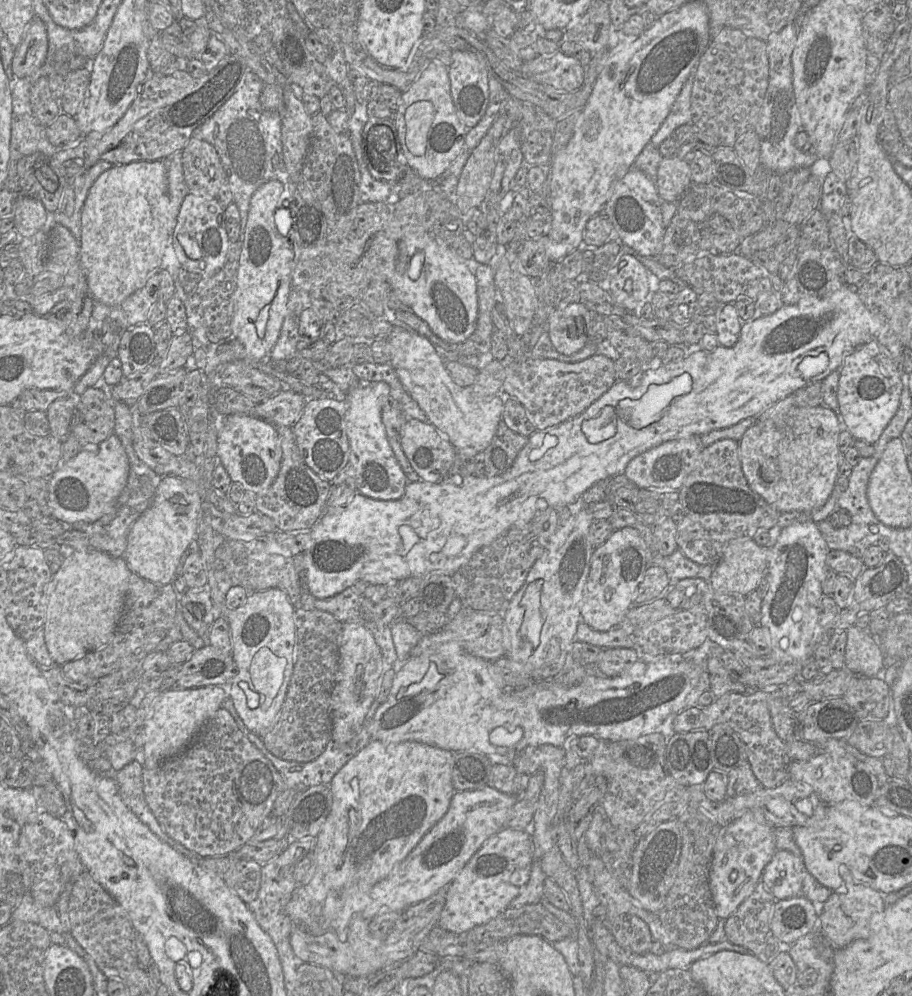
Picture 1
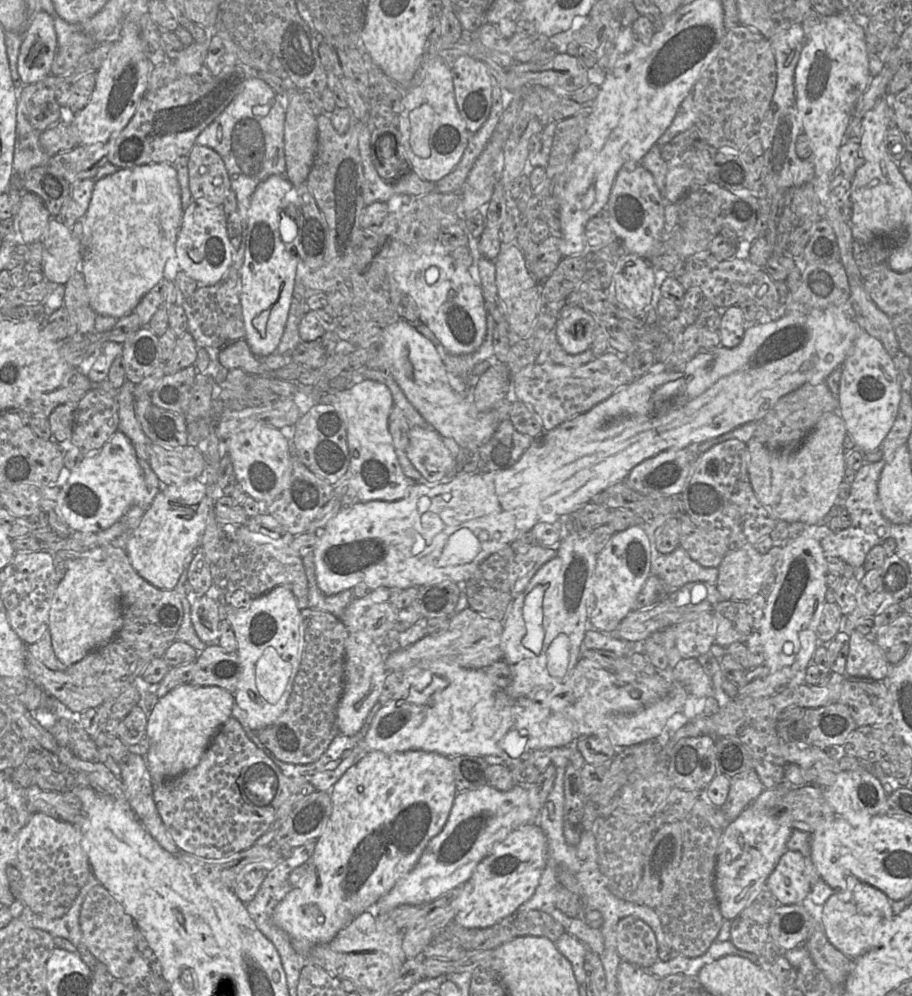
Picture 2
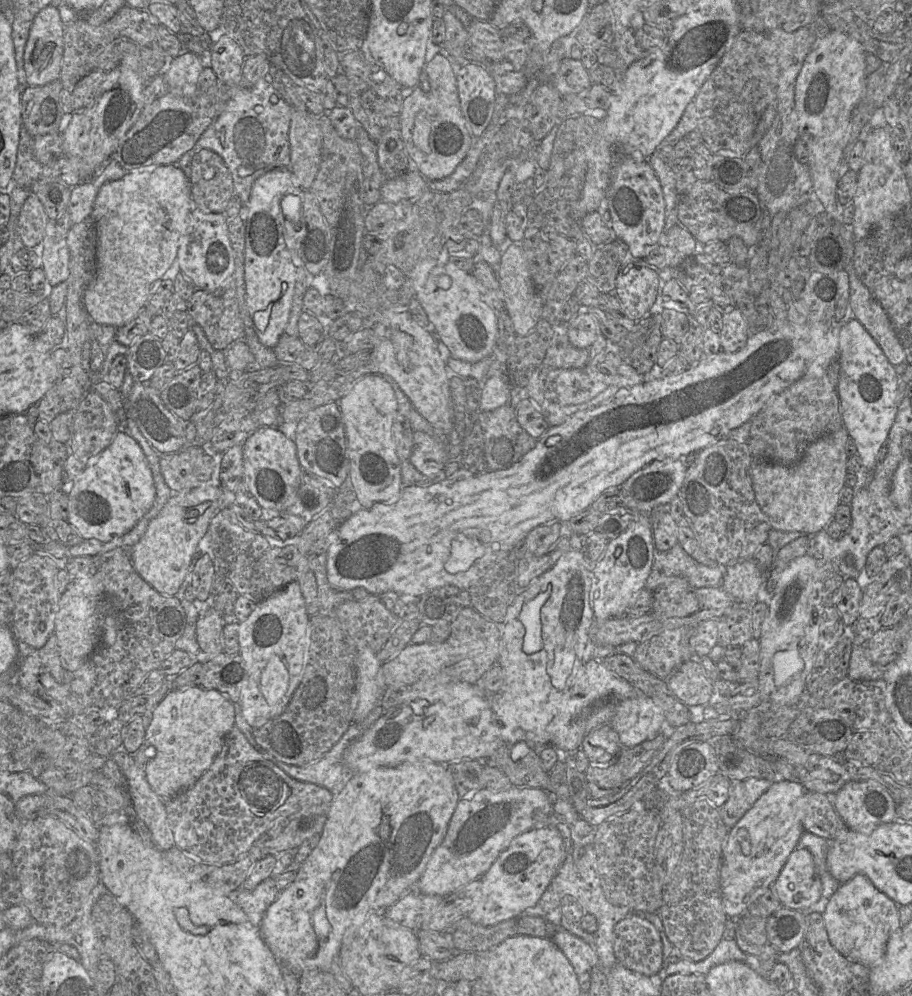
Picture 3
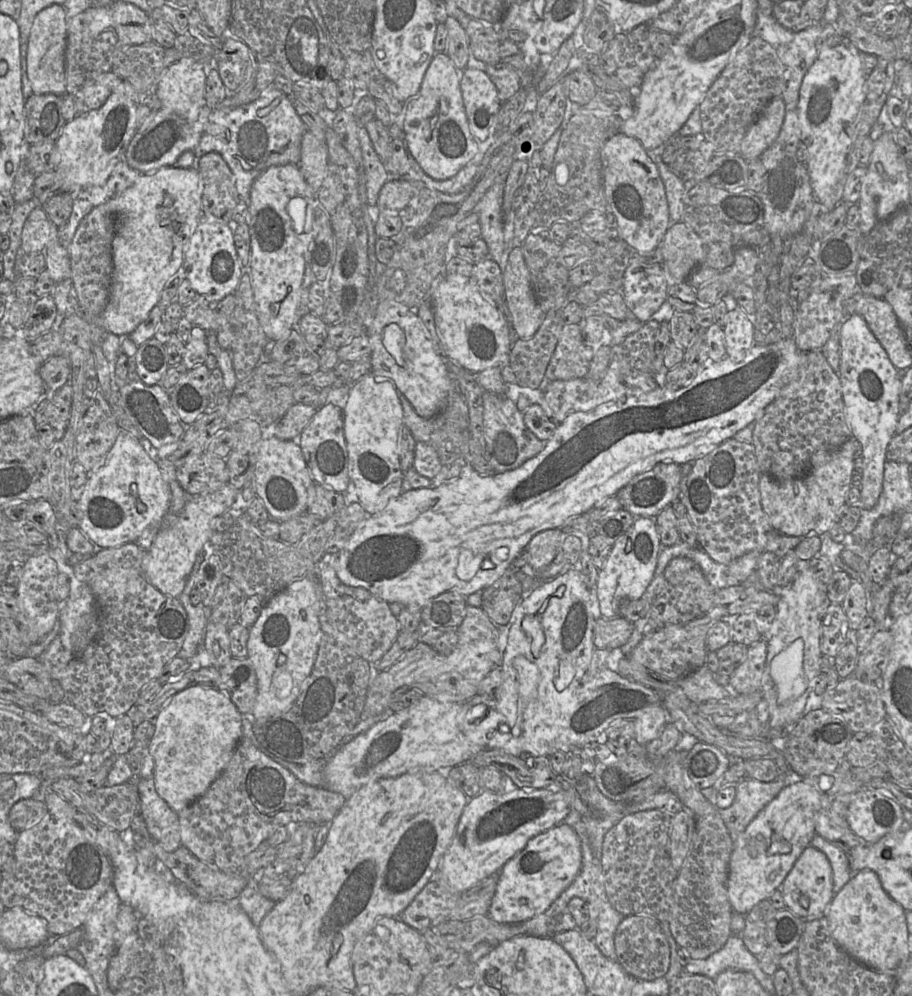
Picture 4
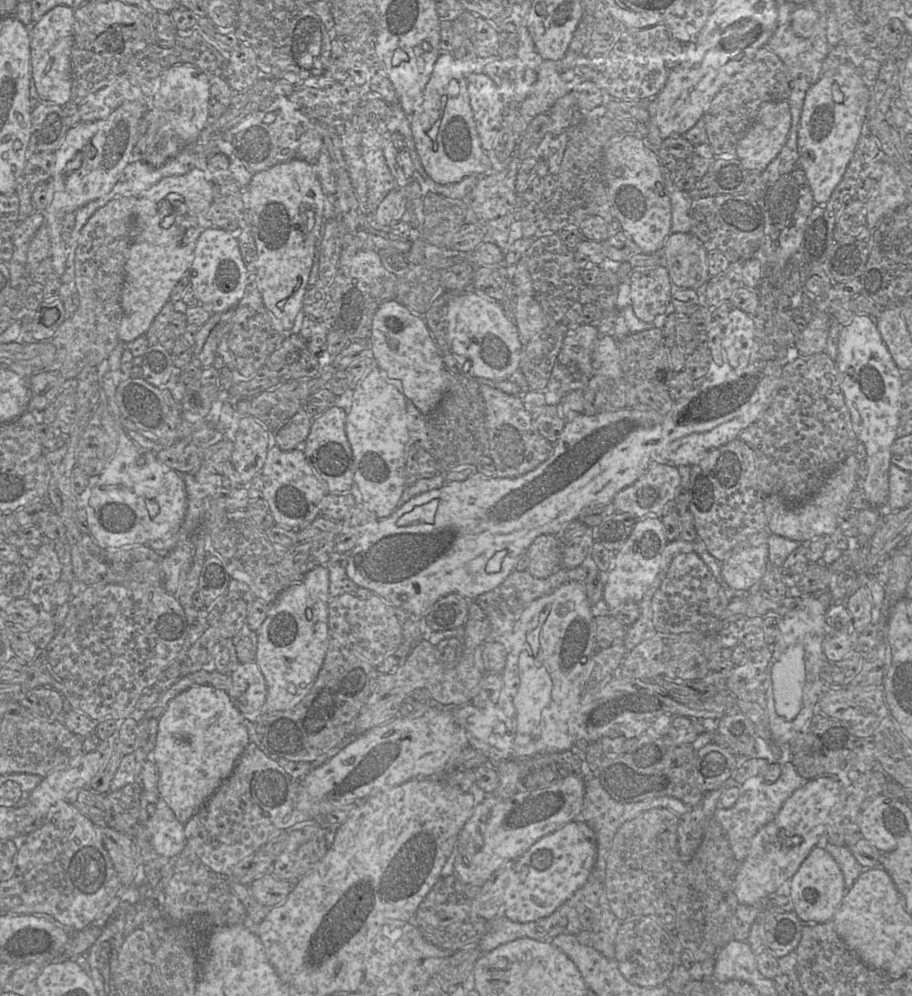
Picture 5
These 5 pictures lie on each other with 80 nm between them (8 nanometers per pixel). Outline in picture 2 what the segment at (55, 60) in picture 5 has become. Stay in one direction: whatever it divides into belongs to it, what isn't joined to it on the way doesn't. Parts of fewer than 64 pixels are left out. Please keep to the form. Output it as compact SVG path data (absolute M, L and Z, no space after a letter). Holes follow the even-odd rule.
M41 10L29 21L18 55L17 69L24 85L51 75L57 48L53 19Z

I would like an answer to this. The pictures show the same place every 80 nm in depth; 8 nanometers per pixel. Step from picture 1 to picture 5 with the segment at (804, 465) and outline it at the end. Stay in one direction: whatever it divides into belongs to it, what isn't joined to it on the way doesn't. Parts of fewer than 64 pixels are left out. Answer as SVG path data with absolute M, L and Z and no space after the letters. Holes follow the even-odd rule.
M855 453L849 455L828 476L819 491L801 505L790 505L778 494L766 495L764 510L768 520L768 532L800 542L832 535L838 528L838 516L849 508L849 496L857 487L858 464Z

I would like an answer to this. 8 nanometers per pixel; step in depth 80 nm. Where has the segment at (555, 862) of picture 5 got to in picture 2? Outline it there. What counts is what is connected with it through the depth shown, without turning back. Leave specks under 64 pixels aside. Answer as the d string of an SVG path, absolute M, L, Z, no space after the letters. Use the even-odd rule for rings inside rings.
M524 824L497 842L477 865L472 876L459 888L458 909L453 922L464 928L487 928L517 912L536 891L547 864L547 839L536 824Z

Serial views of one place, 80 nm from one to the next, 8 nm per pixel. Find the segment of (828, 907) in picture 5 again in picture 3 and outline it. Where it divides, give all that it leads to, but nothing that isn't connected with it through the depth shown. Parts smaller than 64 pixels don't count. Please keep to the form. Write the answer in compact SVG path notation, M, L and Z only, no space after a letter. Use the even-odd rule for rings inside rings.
M798 846L788 857L771 890L775 891L782 906L807 913L807 910L822 897L822 883L812 853Z

